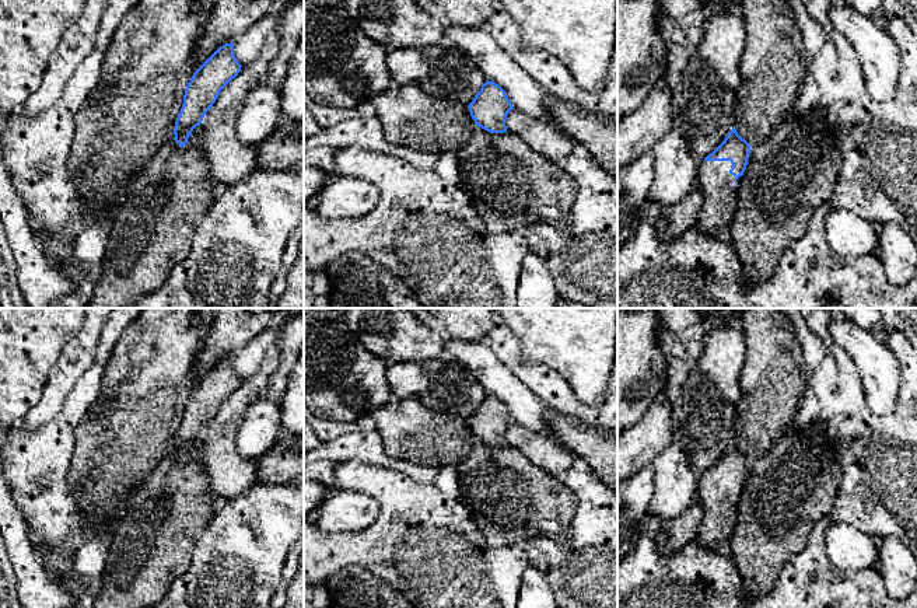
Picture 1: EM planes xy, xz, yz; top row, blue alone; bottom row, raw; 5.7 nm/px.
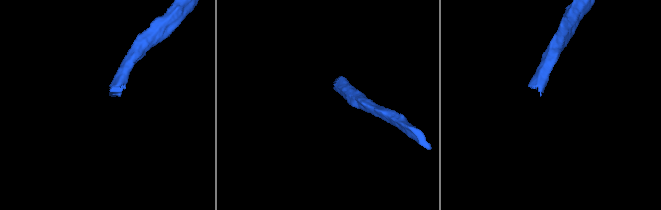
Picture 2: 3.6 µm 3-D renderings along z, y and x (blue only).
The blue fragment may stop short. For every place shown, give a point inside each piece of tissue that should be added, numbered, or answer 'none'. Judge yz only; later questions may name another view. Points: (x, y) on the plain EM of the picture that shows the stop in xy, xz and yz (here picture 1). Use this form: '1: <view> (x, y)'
1: yz (718, 502)

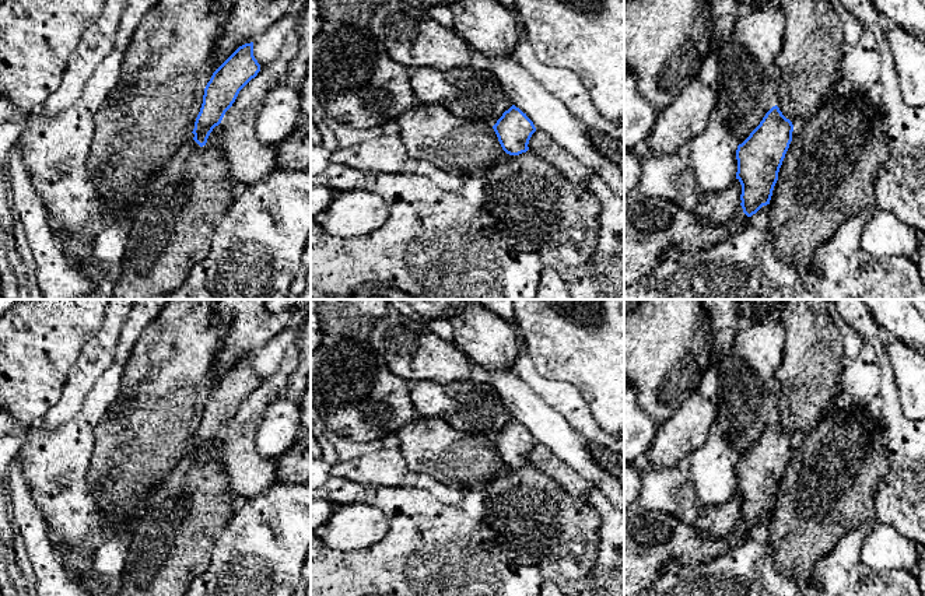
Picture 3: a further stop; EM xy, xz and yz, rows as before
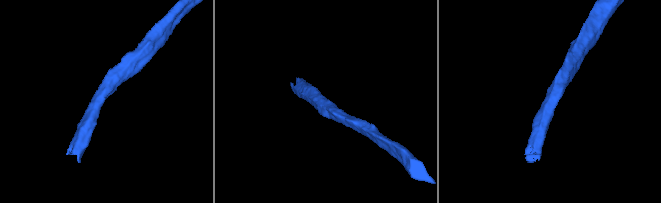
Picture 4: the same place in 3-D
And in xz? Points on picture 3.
none

